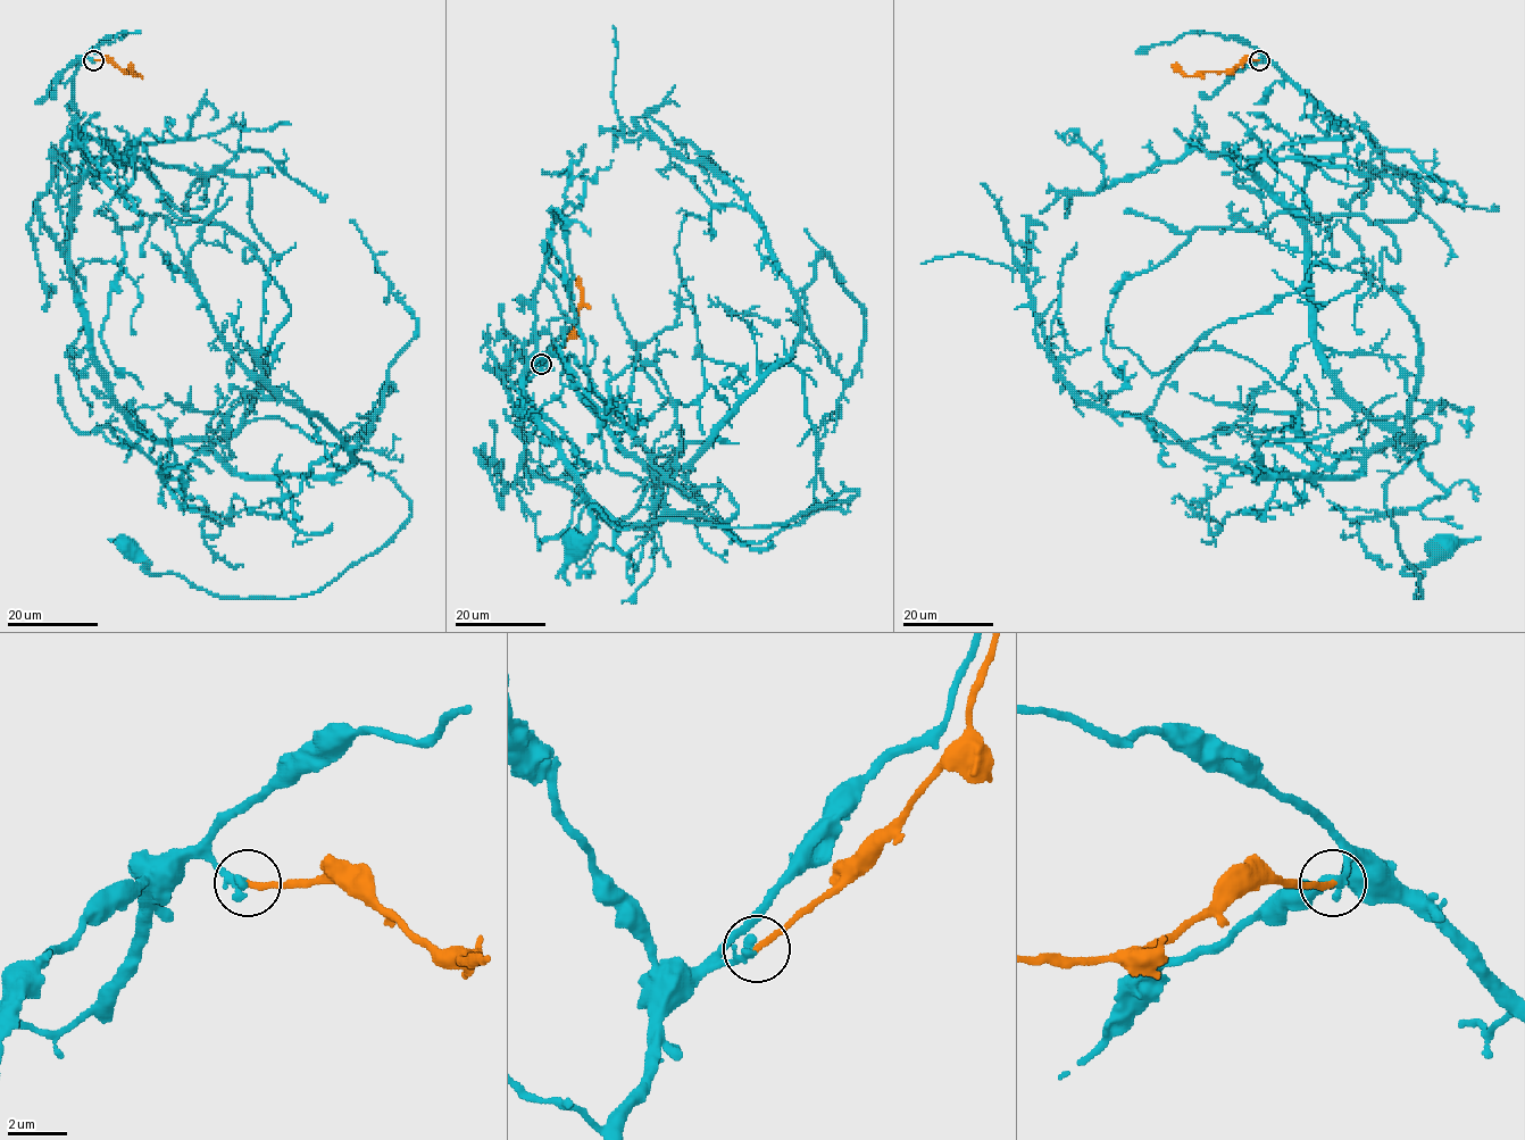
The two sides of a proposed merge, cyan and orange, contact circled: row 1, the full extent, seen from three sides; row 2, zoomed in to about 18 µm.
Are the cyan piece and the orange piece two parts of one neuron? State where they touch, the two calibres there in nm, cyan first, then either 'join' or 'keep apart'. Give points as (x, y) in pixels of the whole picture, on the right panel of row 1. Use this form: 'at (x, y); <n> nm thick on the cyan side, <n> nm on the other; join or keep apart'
at (1259, 60); 400 nm thick on the cyan side, 220 nm on the other; join

